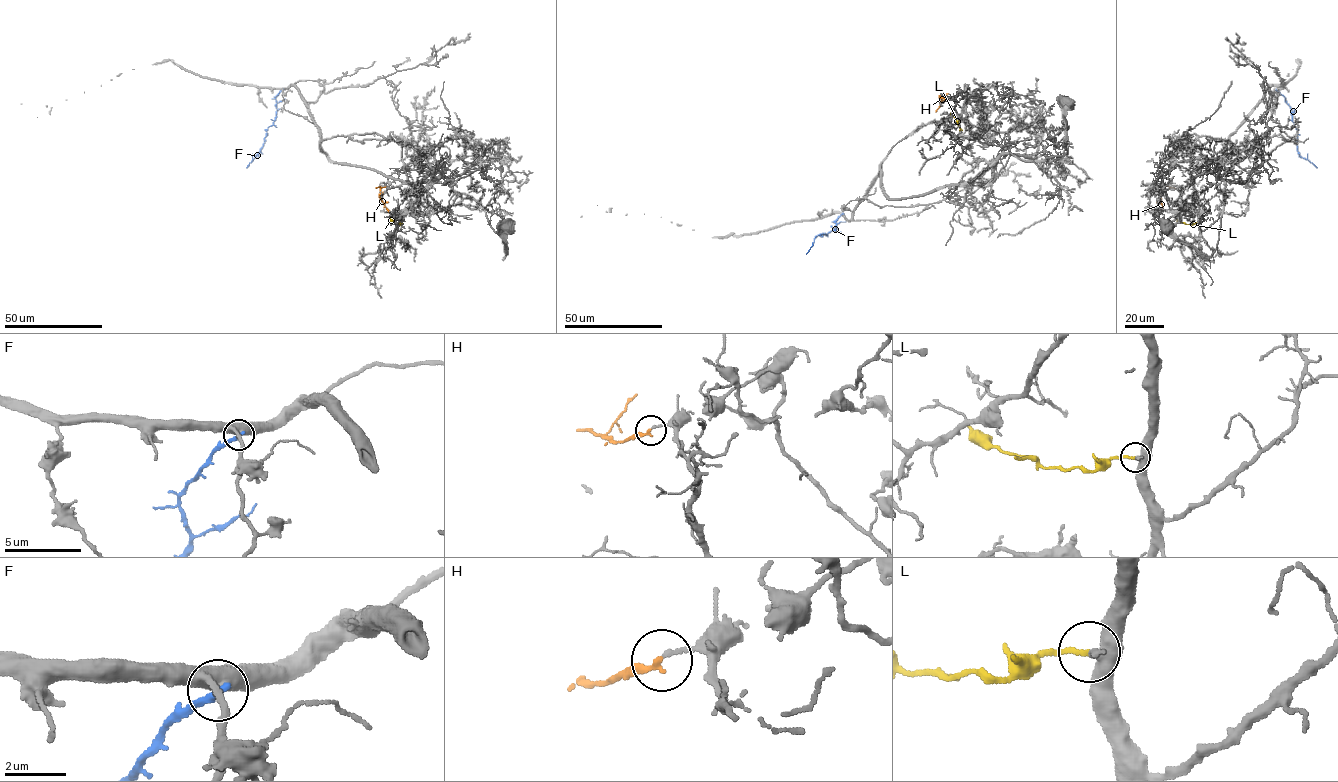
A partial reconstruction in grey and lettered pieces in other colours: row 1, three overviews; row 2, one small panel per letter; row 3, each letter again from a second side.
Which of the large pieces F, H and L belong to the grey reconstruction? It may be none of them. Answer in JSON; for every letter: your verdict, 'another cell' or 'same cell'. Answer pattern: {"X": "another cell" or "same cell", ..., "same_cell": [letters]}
{"F": "another cell", "H": "another cell", "L": "another cell", "same_cell": []}

